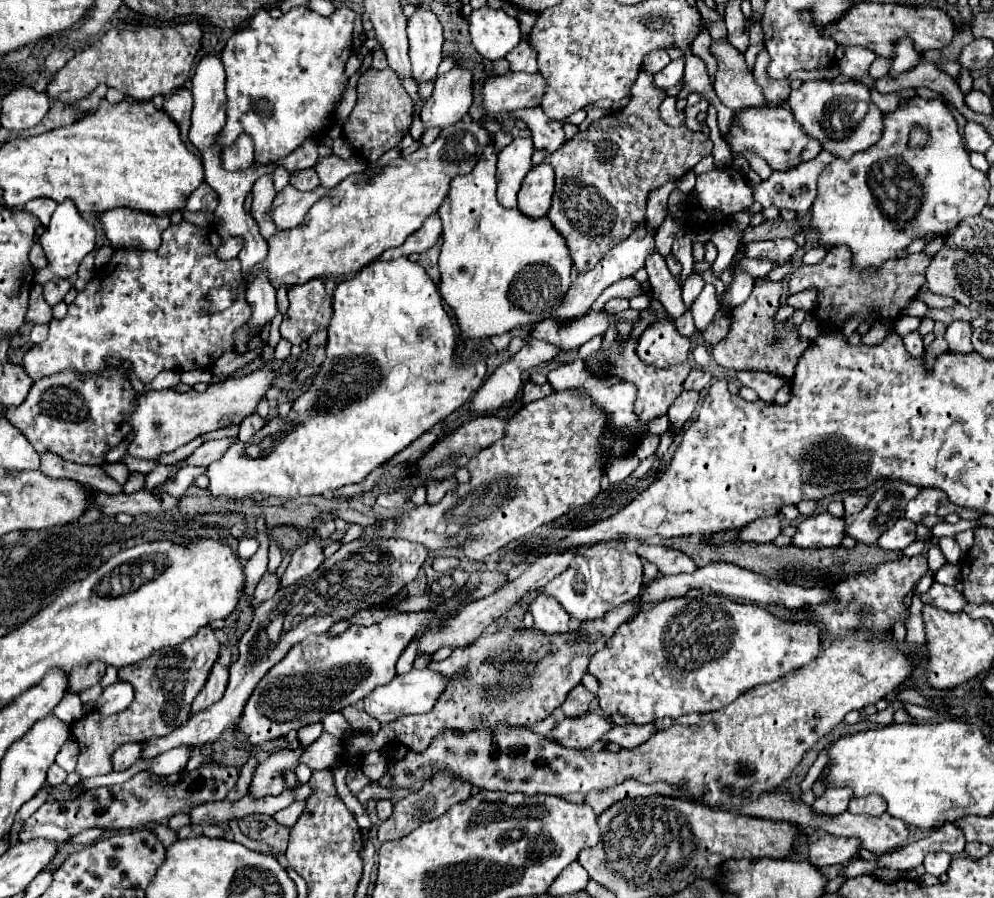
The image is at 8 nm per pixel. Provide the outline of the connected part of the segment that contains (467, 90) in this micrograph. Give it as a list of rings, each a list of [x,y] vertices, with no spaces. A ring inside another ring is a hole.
[[[454,66],[448,74],[438,76],[434,92],[424,104],[420,118],[426,126],[452,126],[464,118],[472,104],[472,74]]]

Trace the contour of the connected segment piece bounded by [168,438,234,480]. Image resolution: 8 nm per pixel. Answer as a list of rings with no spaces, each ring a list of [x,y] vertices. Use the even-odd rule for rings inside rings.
[[[224,438],[224,440],[210,440],[210,442],[202,444],[202,446],[196,448],[186,460],[178,462],[178,464],[172,468],[172,472],[168,474],[168,480],[174,480],[174,478],[176,478],[176,472],[178,472],[180,468],[184,468],[184,466],[208,466],[208,464],[212,464],[214,460],[218,460],[218,458],[224,454],[224,450],[230,448],[232,442],[234,442],[232,438]]]

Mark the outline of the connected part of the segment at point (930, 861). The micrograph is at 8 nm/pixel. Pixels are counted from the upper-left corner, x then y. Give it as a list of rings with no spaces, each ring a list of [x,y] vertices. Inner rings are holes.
[[[932,852],[932,854],[926,854],[924,868],[932,876],[942,876],[948,870],[950,862],[952,862],[950,854],[946,854],[946,852]]]

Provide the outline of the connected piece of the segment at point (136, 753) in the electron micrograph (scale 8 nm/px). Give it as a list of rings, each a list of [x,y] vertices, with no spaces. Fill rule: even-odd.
[[[124,744],[124,746],[120,746],[120,748],[112,754],[112,768],[114,768],[114,772],[126,770],[126,768],[130,768],[136,760],[140,760],[140,750],[142,750],[140,744]]]

